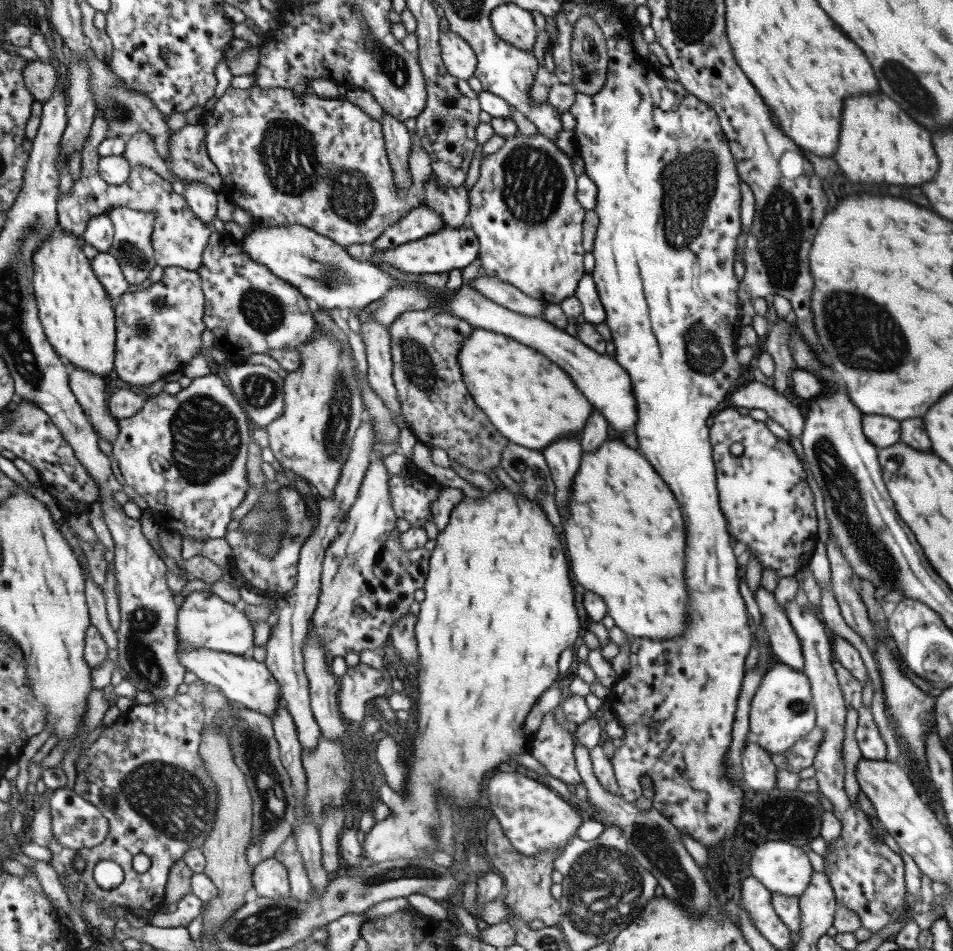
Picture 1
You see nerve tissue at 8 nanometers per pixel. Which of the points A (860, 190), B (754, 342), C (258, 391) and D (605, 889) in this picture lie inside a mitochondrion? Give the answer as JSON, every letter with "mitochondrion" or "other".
{"A":"other","B":"other","C":"mitochondrion","D":"mitochondrion"}

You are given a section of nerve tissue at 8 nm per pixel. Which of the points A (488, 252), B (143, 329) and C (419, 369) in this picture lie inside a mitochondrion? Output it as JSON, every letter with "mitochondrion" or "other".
{"A":"other","B":"mitochondrion","C":"mitochondrion"}

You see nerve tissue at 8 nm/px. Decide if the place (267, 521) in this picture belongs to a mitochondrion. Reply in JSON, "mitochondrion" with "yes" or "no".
{"mitochondrion":"yes"}

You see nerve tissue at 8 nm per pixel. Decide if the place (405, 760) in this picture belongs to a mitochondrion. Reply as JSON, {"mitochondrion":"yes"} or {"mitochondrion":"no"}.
{"mitochondrion":"no"}

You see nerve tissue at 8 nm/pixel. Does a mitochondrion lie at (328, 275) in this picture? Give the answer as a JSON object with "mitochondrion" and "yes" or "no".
{"mitochondrion":"yes"}

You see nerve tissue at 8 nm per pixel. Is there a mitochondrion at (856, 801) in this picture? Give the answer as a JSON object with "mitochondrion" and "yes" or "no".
{"mitochondrion":"no"}

